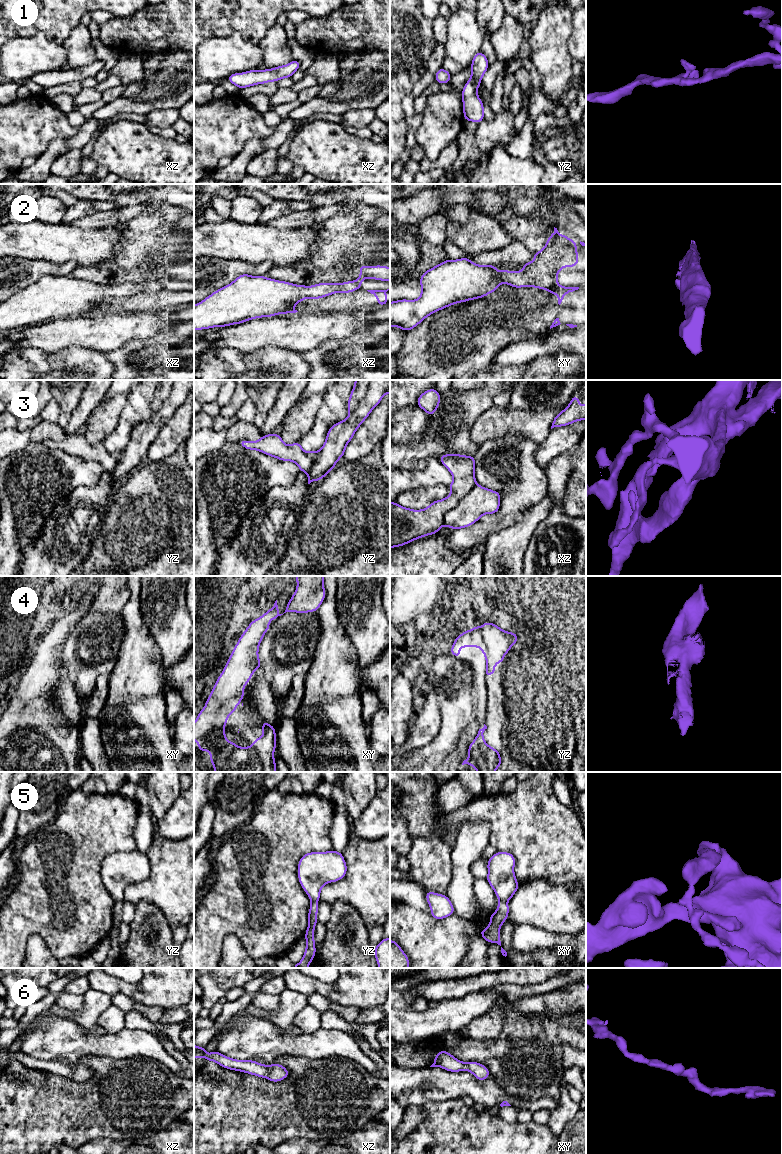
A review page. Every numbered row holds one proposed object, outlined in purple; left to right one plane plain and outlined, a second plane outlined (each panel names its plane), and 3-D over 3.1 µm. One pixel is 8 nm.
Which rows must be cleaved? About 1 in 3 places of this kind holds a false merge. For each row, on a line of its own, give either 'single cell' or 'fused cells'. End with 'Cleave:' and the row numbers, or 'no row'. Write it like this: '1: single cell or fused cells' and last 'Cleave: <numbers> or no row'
1: single cell
2: single cell
3: single cell
4: fused cells
5: fused cells
6: single cell
Cleave: 4, 5

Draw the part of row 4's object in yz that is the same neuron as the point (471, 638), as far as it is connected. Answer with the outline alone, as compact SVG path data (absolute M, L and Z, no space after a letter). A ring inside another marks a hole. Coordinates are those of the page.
M475 626L458 635L454 640L453 646L450 648L450 653L459 659L461 647L479 647L487 660L487 650L483 641L481 627Z

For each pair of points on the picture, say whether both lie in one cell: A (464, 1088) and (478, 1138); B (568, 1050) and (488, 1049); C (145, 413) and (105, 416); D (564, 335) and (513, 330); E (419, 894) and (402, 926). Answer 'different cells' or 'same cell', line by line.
A: different cells
B: different cells
C: different cells
D: different cells
E: different cells

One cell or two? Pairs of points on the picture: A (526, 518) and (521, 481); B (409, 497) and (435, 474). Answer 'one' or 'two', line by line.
A: two
B: two

